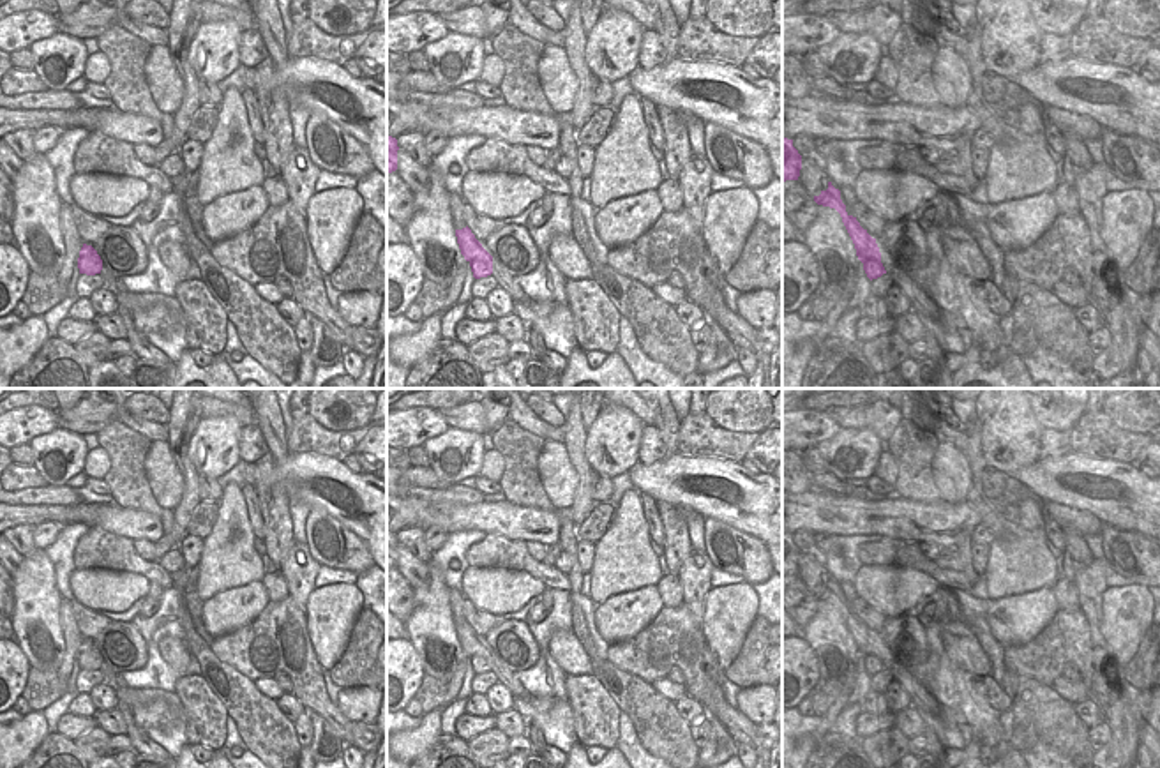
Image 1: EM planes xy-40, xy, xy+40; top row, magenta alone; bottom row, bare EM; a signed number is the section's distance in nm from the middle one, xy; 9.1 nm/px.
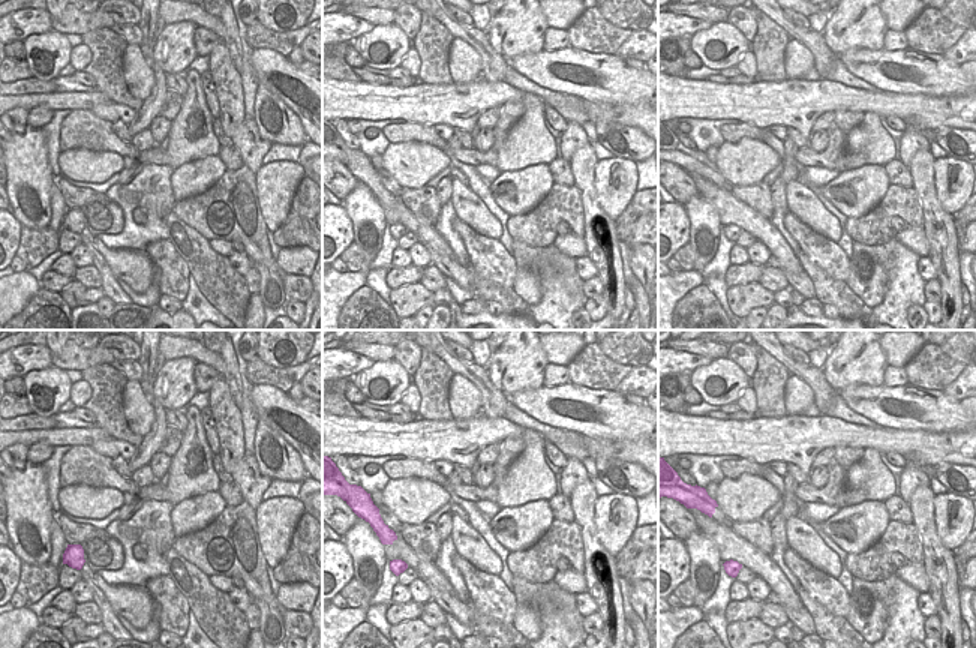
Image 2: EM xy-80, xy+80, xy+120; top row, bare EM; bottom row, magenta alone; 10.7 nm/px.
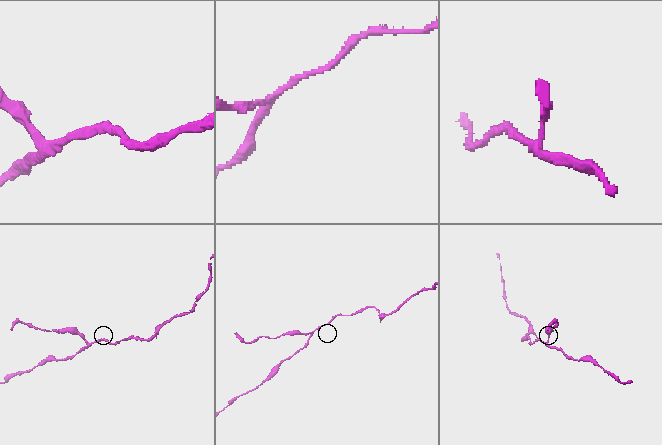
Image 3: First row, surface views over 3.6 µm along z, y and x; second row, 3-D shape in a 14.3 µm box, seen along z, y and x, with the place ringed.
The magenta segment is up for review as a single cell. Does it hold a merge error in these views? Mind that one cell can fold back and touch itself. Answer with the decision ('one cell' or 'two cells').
two cells

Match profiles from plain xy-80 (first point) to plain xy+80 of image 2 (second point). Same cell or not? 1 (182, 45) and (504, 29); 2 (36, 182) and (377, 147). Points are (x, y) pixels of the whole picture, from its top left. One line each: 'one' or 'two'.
1: one
2: two

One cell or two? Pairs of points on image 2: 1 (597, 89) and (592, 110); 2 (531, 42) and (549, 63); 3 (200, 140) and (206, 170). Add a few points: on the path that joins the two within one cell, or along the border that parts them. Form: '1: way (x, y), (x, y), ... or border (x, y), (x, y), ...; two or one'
1: border (571, 95), (592, 102), (628, 105); two
2: border (541, 50), (519, 53), (507, 60); two
3: border (216, 155), (183, 162), (174, 170); two

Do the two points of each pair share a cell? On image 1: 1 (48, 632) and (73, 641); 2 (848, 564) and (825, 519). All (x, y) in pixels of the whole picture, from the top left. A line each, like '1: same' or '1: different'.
1: different
2: different

